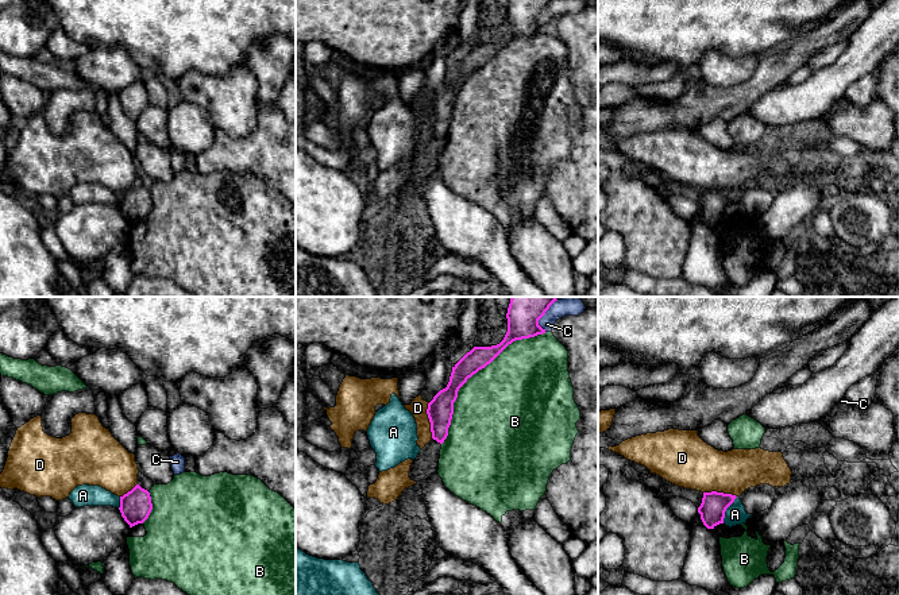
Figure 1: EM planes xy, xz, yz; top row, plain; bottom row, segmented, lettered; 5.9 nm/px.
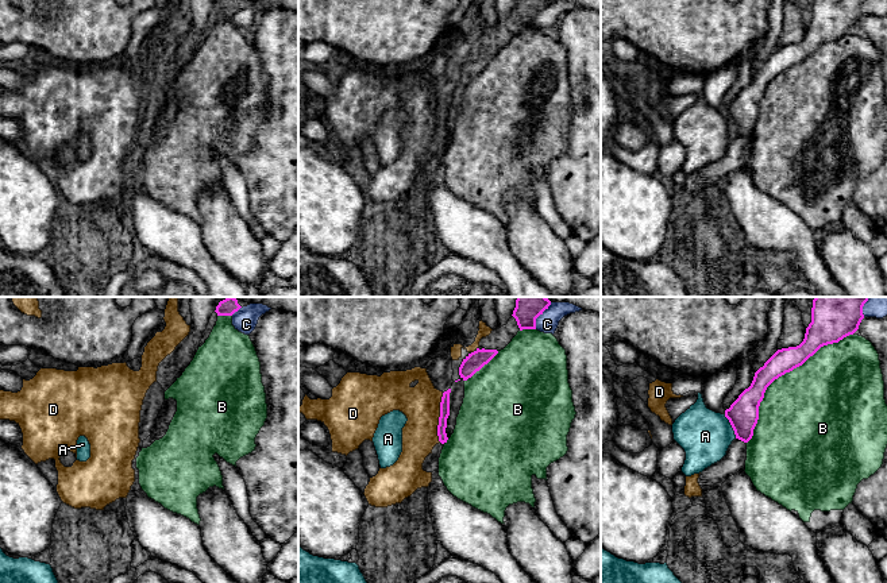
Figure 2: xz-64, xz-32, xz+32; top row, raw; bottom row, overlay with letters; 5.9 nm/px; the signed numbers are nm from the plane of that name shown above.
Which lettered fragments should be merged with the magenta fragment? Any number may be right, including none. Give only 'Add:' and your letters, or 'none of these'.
Add: none of these

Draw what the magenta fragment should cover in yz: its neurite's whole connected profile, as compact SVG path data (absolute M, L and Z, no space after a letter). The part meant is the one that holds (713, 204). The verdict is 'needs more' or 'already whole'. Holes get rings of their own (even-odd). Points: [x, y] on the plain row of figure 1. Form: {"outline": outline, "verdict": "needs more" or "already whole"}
{"outline": "M703 190L702 201L698 205L701 217L707 227L714 227L724 221L726 206L734 200L737 194L724 190Z", "verdict": "already whole"}

